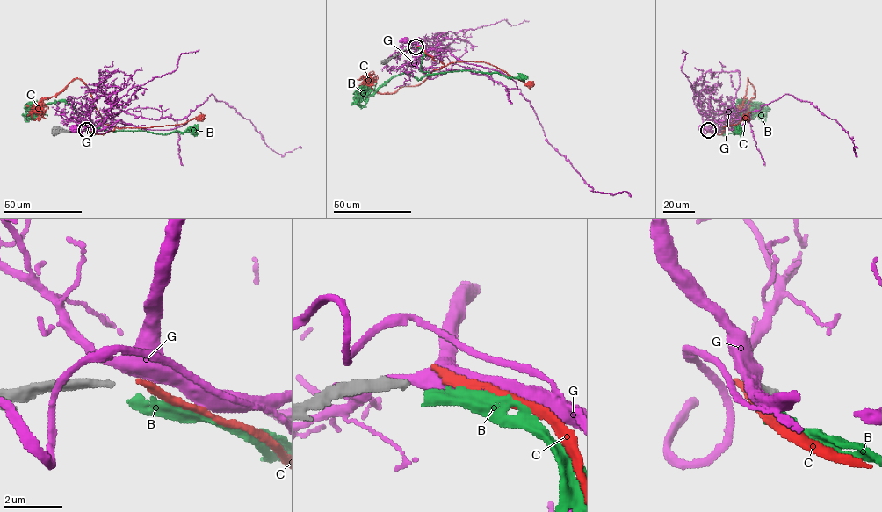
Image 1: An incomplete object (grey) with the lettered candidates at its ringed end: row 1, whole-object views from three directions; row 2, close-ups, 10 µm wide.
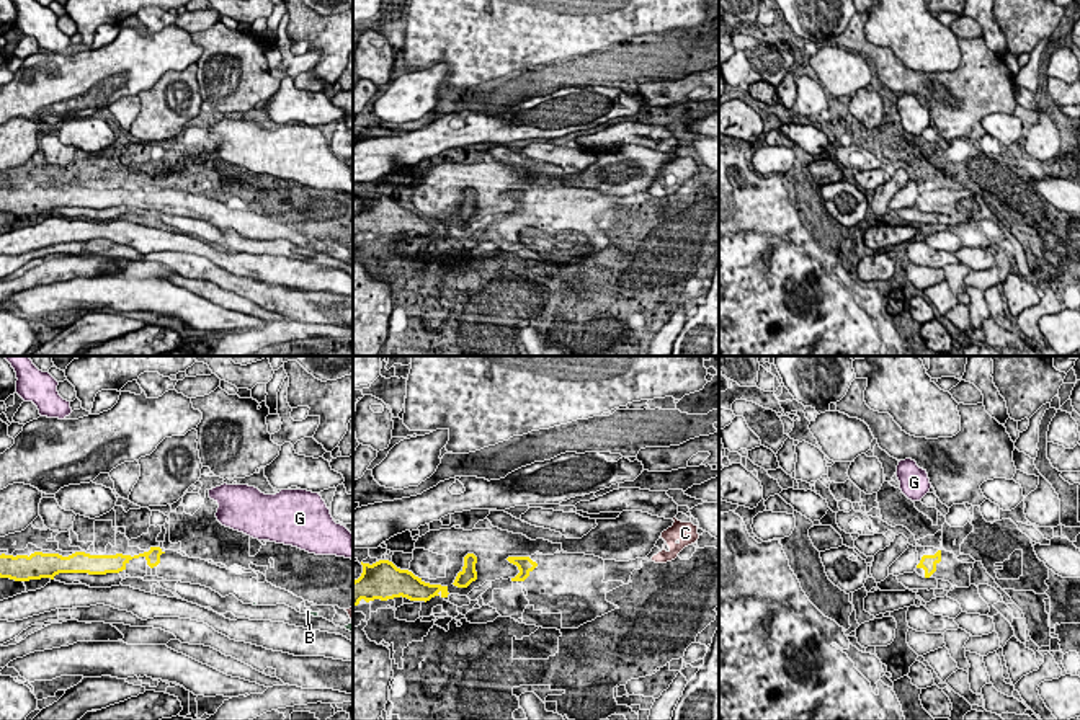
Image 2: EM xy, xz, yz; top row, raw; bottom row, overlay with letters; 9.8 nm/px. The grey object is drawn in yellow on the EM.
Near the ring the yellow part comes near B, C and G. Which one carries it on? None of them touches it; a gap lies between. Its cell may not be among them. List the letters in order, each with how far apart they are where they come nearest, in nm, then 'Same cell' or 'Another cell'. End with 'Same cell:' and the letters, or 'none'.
B: Distance 1000 nm. Same cell
C: Distance 1150 nm. Another cell
G: Distance 550 nm. Another cell
Same cell: B

